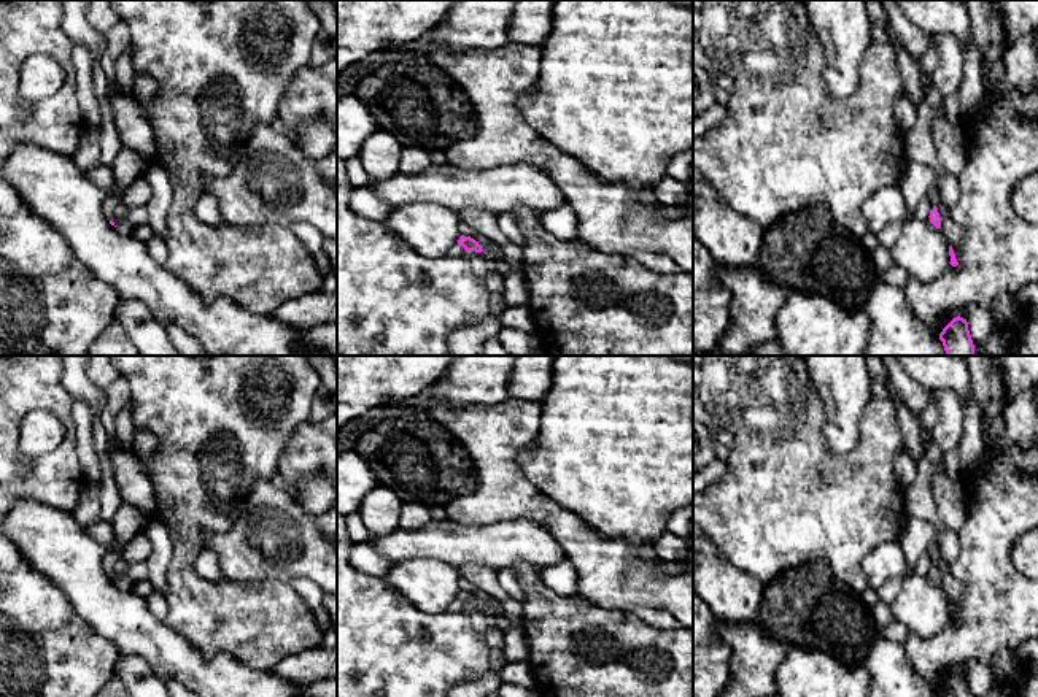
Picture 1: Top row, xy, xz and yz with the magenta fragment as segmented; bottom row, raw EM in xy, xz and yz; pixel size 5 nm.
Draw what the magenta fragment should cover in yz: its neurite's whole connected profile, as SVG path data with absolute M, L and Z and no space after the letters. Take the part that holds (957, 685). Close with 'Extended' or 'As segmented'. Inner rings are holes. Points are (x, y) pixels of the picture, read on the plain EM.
M954 673L939 689L941 697L973 697L966 675Z. As segmented

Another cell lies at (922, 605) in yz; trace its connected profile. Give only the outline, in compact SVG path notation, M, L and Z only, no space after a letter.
M911 570L890 605L895 621L904 624L909 633L922 638L936 635L949 621L949 597L930 573Z

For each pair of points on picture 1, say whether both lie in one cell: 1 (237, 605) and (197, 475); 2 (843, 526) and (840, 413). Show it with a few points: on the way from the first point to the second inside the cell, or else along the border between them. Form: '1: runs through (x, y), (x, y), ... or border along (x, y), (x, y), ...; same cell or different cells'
1: runs through (199, 588), (186, 575), (188, 513); same cell
2: border along (862, 419), (859, 442), (851, 450), (828, 450); different cells

